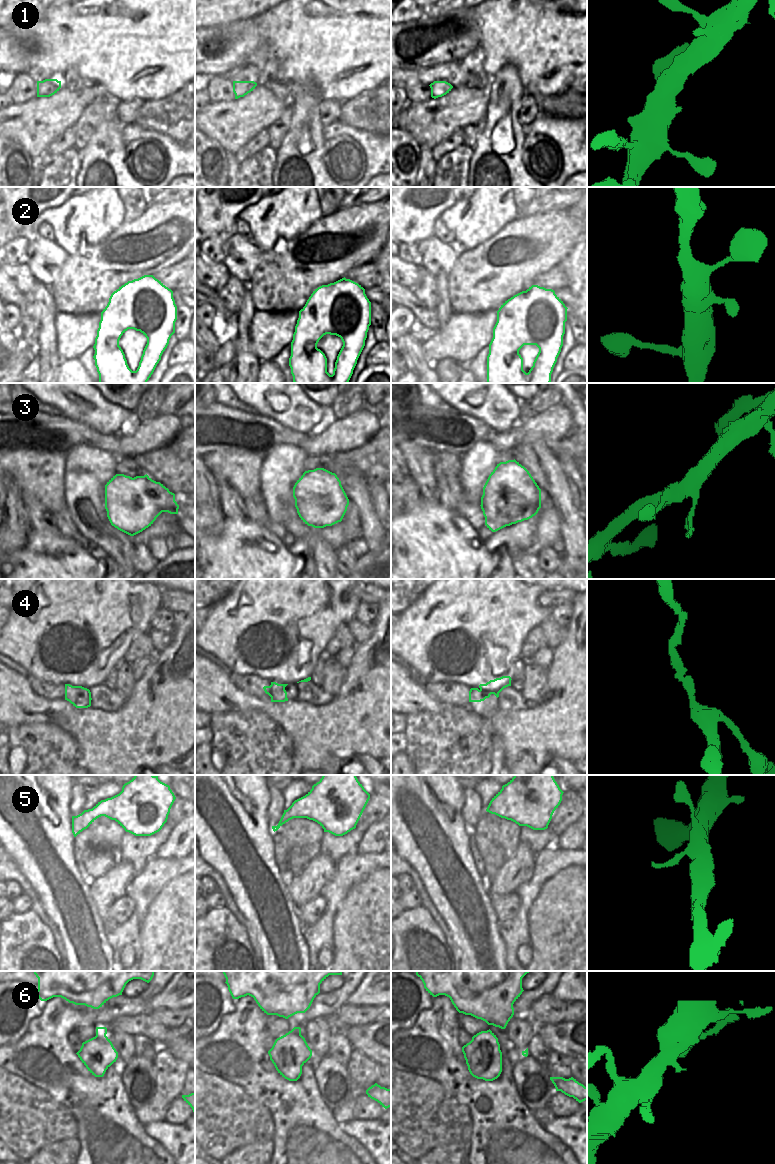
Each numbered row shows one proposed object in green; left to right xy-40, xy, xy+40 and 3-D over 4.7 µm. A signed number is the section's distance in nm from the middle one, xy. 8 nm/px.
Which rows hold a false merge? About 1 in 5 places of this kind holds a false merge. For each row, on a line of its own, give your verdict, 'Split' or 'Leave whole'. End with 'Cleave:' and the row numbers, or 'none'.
1: Leave whole
2: Leave whole
3: Leave whole
4: Leave whole
5: Leave whole
6: Leave whole
Cleave: none.

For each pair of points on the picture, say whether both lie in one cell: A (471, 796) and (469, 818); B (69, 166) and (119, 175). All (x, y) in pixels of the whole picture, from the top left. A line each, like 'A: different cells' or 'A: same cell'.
A: same cell
B: different cells

